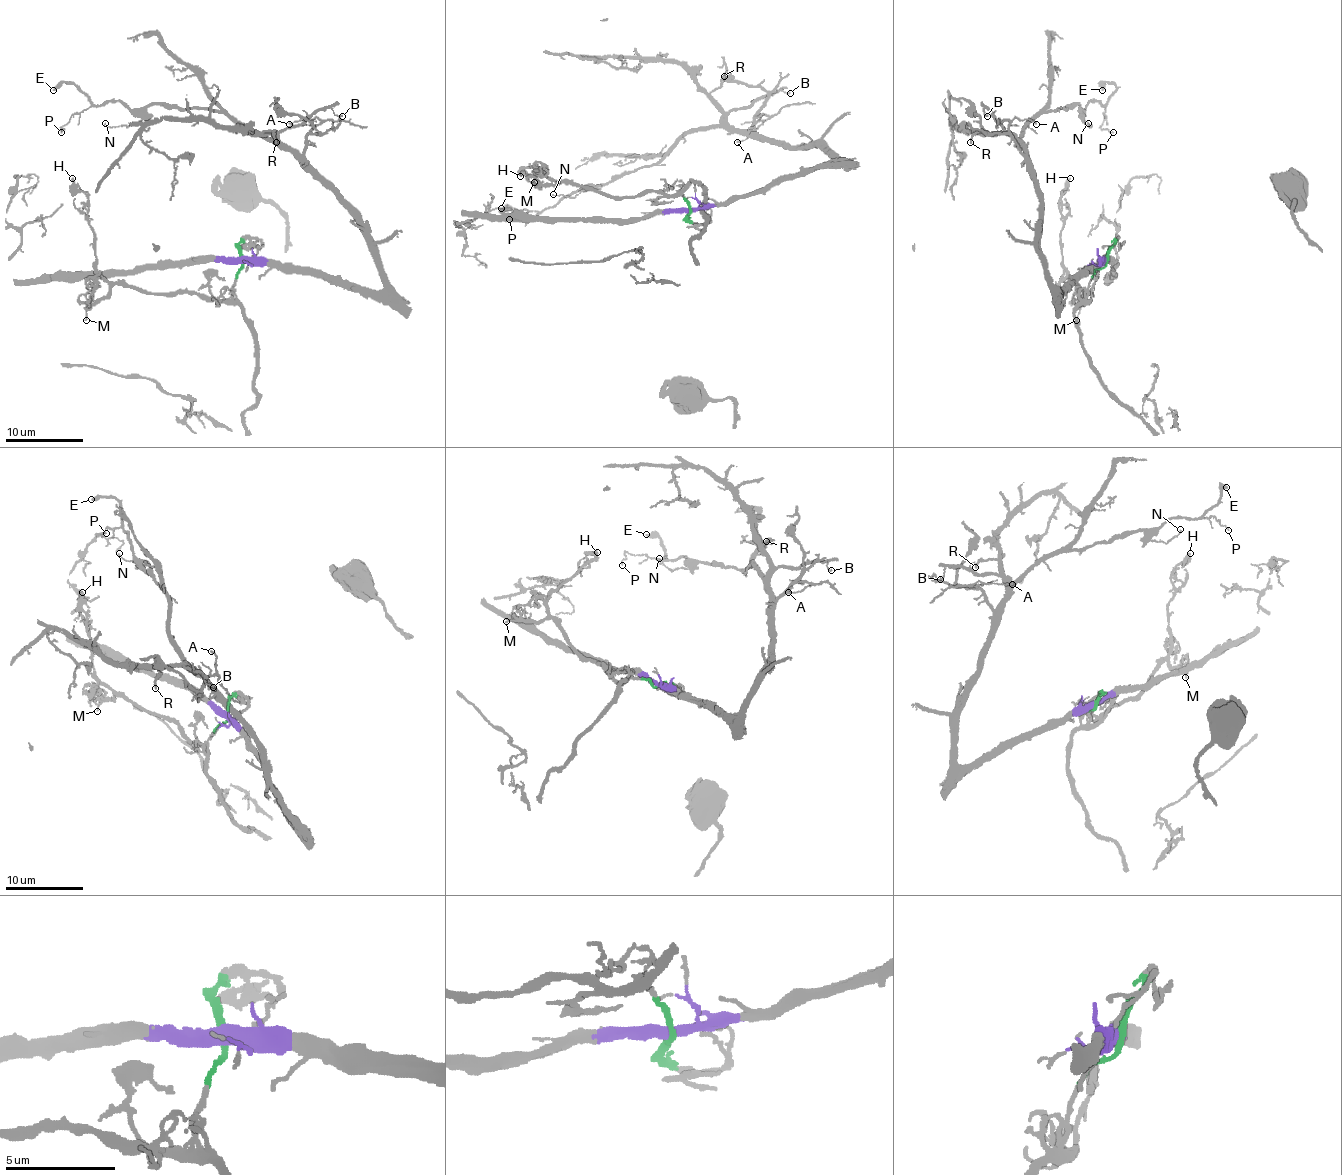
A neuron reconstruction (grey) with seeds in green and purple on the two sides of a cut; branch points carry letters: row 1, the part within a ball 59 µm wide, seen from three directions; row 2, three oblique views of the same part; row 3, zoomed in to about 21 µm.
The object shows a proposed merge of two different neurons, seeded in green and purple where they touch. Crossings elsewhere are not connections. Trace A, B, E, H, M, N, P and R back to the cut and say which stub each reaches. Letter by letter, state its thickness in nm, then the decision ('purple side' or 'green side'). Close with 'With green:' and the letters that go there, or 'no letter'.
A: 120 nm thick; purple side
B: 110 nm thick; purple side
E: 360 nm thick; purple side
H: 240 nm thick; green side
M: 110 nm thick; green side
N: 110 nm thick; purple side
P: 110 nm thick; purple side
R: 190 nm thick; purple side
With green: H, M

